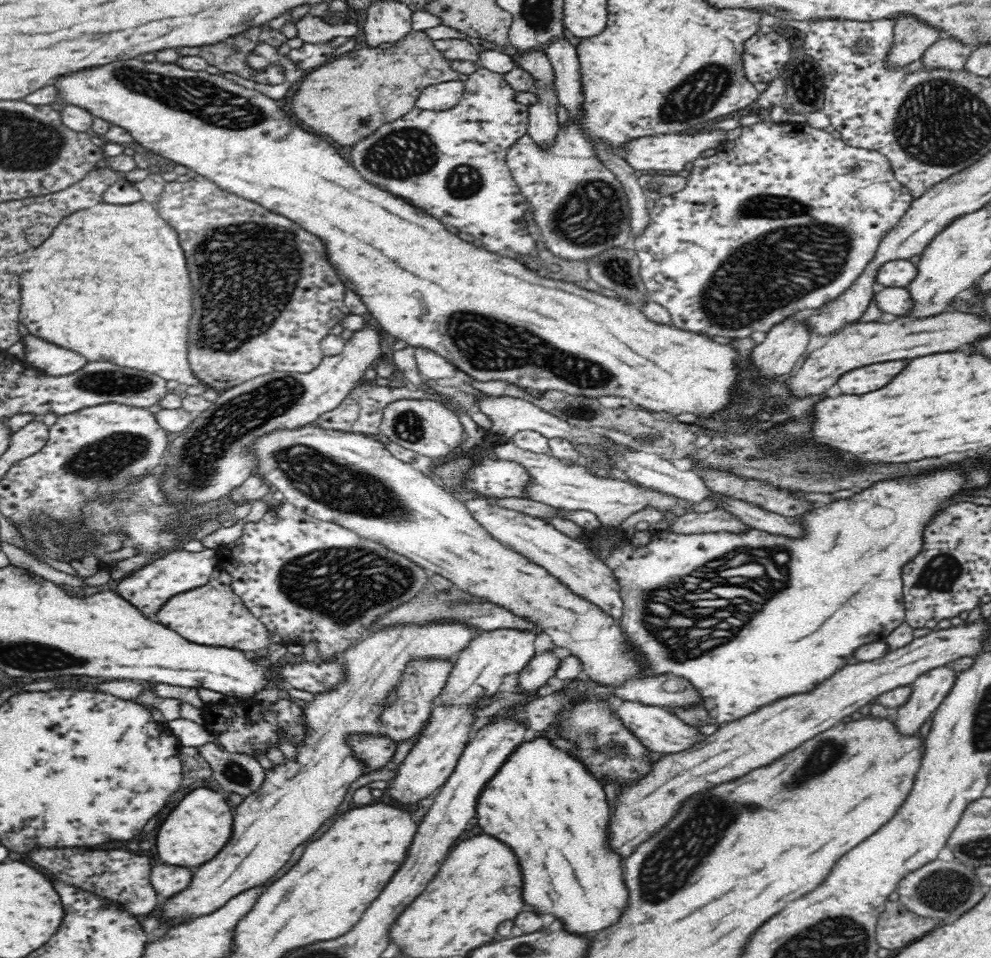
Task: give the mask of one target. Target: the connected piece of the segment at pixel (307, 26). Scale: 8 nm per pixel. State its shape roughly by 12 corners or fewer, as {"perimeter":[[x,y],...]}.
{"perimeter":[[305,16],[295,26],[305,43],[324,44],[333,37],[358,34],[355,23],[330,27]]}

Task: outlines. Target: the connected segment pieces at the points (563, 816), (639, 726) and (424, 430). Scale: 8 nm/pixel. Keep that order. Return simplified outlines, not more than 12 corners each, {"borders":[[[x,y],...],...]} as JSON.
{"borders":[[[552,739],[522,742],[476,800],[524,900],[590,934],[628,890],[608,798]],[[622,700],[614,714],[662,754],[699,744],[696,727],[666,708]],[[434,400],[384,406],[379,431],[431,459],[466,438],[456,413]]]}

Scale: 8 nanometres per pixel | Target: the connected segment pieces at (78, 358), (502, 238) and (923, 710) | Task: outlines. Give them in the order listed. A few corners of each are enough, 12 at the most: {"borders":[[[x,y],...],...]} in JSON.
{"borders":[[[34,335],[22,338],[27,362],[41,373],[78,373],[89,361]],[[477,68],[352,148],[364,180],[510,258],[539,250],[506,162],[529,106]],[[946,665],[911,683],[908,700],[890,711],[900,734],[914,736],[954,686]]]}

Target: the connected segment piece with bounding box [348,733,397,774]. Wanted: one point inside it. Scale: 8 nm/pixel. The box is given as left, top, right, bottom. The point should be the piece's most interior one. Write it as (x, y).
(377, 752)

